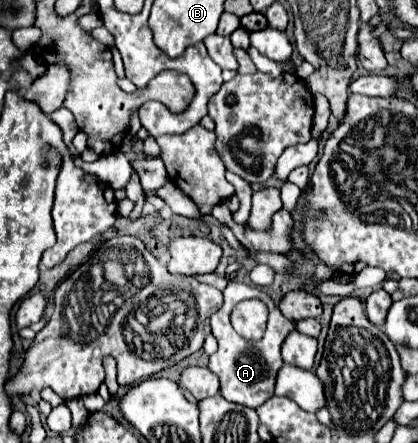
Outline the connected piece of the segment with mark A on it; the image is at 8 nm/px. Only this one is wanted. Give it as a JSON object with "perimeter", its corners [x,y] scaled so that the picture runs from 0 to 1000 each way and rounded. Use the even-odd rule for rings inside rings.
{"perimeter":[[[550,634],[545,648],[536,652],[536,688],[507,711],[502,729],[507,729],[507,756],[522,765],[522,792],[502,801],[498,833],[526,851],[526,883],[536,901],[574,910],[574,914],[593,914],[603,923],[622,919],[636,901],[656,892],[660,842],[675,828],[670,779],[684,765],[684,756],[703,743],[703,729],[670,707],[670,698],[656,688],[641,661],[608,652],[598,643],[565,639],[565,634]],[[584,675],[622,675],[641,693],[641,743],[617,774],[579,765],[569,752],[560,752],[560,738],[550,734],[550,707],[560,688]]]}

